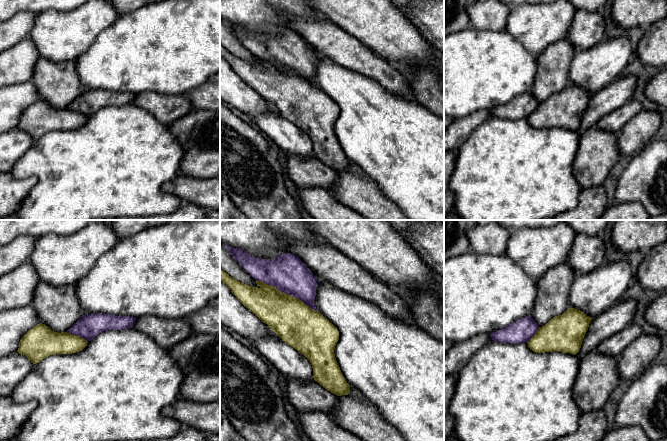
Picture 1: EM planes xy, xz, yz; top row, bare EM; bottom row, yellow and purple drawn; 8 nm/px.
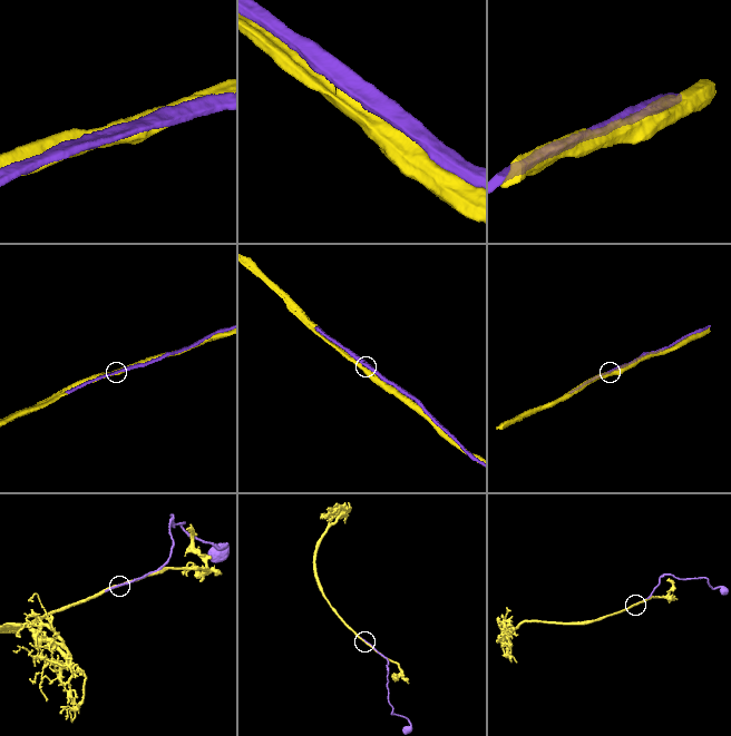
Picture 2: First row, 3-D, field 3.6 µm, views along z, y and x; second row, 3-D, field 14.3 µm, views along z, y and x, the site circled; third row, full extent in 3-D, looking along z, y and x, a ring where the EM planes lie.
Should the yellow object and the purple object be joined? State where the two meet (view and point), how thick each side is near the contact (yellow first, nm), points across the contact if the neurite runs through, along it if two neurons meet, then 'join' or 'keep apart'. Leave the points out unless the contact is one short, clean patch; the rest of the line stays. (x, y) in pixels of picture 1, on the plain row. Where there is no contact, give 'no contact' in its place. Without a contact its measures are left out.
meets yellow in xz at (286, 70); 340 nm thick on the yellow side, 300 nm on the other; join

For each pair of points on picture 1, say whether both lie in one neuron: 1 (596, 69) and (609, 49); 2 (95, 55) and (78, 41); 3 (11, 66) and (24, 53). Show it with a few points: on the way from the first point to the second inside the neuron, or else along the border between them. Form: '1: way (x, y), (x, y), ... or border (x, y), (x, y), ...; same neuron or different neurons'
1: way (601, 64), (609, 54); same neuron
2: border (102, 30), (93, 43), (75, 58); different neurons
3: way (14, 63), (21, 56); same neuron

